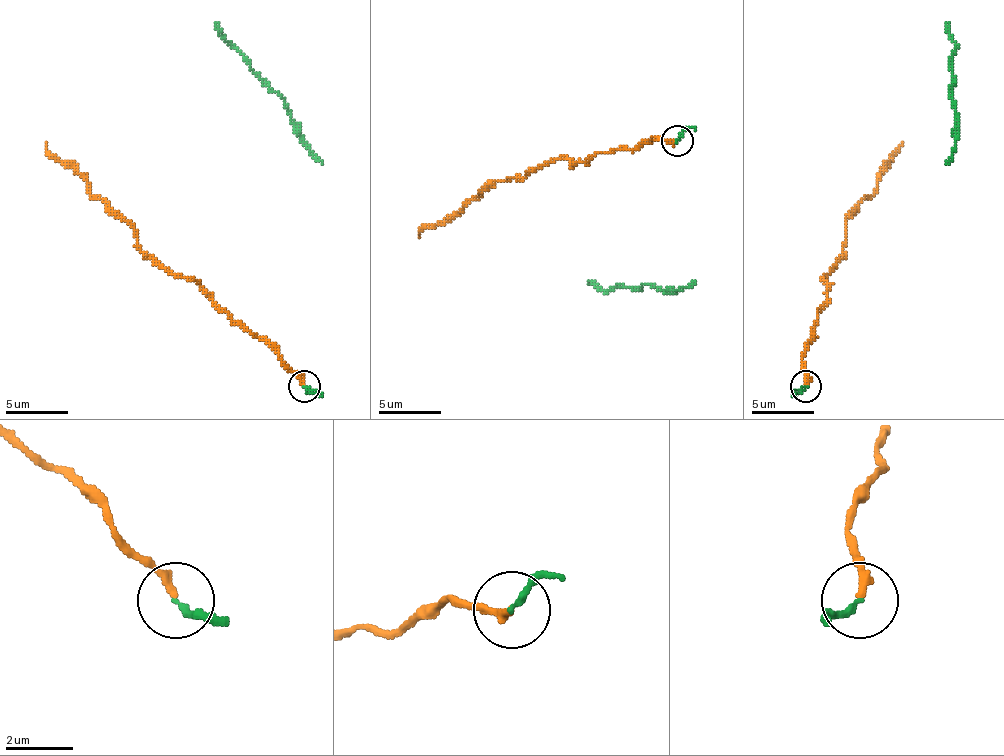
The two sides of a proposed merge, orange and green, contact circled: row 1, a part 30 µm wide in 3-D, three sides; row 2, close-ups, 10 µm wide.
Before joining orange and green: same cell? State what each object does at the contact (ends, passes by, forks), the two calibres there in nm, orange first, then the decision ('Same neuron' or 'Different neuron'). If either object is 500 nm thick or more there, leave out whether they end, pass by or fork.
At the ring orange ends. At the ring green ends. Thickness 240 nm (orange) against 180 nm. Same neuron

